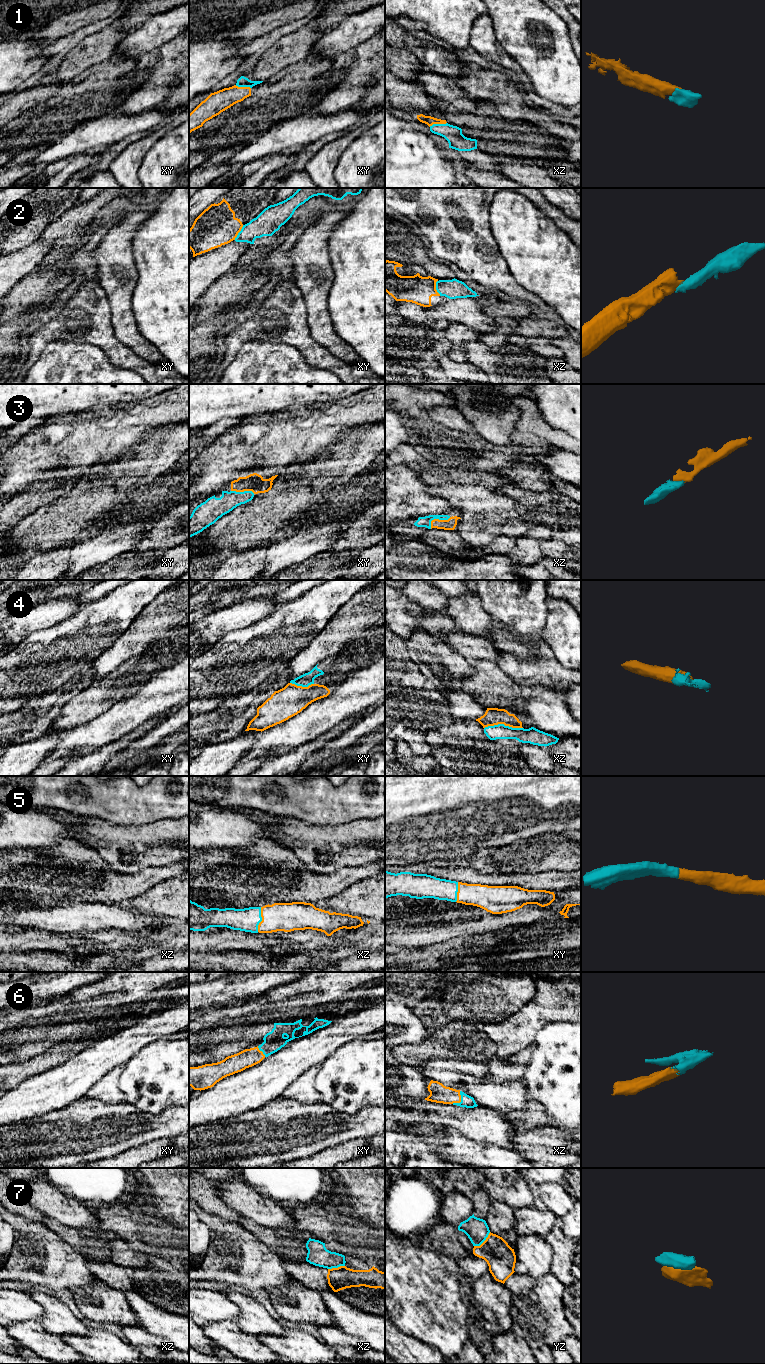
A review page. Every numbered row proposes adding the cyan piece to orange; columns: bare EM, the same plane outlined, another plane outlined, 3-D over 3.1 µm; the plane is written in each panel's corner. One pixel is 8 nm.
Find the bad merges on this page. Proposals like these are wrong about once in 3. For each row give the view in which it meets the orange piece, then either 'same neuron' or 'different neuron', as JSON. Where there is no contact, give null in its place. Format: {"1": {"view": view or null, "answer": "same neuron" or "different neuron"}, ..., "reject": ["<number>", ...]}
{"1": {"view": "xz", "answer": "same neuron"}, "2": {"view": "xz", "answer": "different neuron"}, "3": {"view": "xz", "answer": "same neuron"}, "4": {"view": "xz", "answer": "same neuron"}, "5": {"view": "xz", "answer": "same neuron"}, "6": {"view": "xz", "answer": "same neuron"}, "7": {"view": "yz", "answer": "different neuron"}, "reject": ["2", "7"]}

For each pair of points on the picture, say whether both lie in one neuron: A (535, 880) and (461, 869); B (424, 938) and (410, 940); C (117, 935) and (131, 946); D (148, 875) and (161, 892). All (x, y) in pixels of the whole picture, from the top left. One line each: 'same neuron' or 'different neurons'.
A: same neuron
B: same neuron
C: different neurons
D: different neurons

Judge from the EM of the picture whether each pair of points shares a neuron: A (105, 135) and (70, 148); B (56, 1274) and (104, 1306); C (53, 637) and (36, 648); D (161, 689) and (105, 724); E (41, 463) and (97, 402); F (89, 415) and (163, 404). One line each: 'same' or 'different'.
A: same
B: different
C: same
D: same
E: different
F: same

